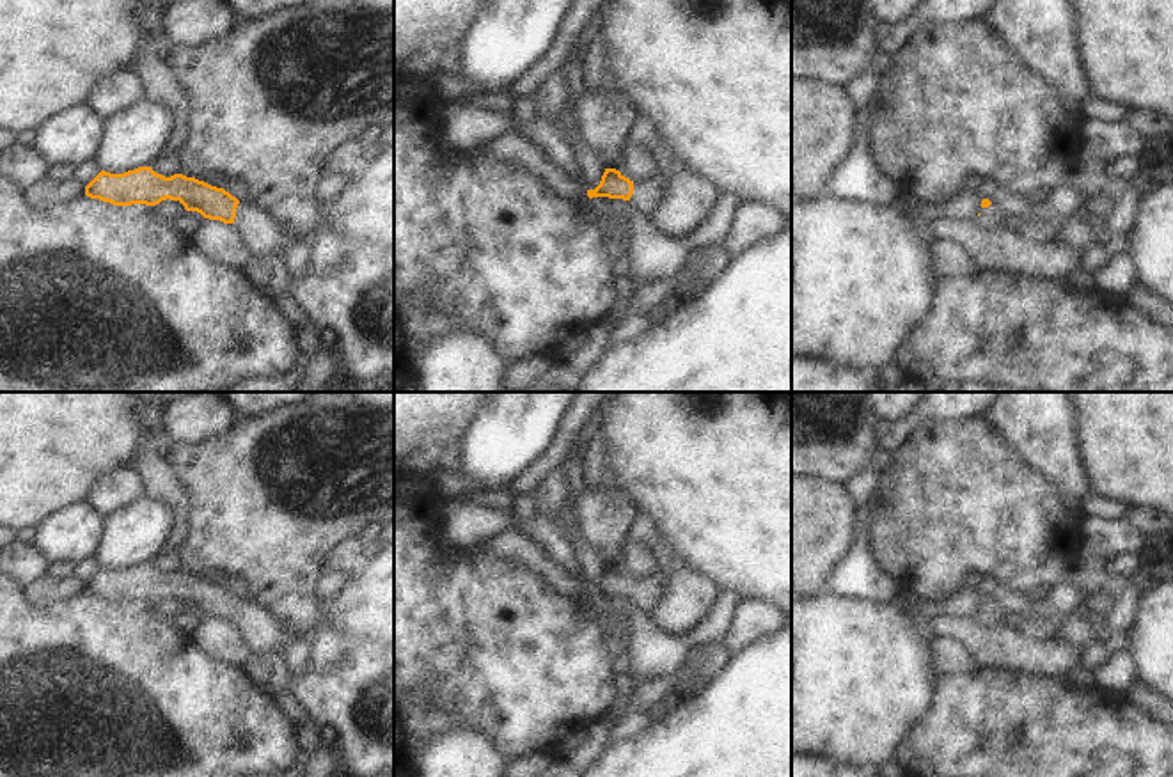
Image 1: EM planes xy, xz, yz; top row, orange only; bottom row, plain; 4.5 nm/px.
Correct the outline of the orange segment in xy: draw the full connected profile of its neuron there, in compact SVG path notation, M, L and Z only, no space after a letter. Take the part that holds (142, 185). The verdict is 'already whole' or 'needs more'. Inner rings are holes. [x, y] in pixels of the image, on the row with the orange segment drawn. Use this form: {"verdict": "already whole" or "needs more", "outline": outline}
{"verdict": "needs more", "outline": "M138 167L124 174L101 170L85 186L85 195L114 206L156 206L167 199L179 200L186 211L197 211L209 220L234 224L245 247L254 255L275 254L282 257L293 241L305 238L305 234L289 234L268 211L250 200L240 202L224 188L183 174L165 177L151 167Z"}

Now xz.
{"verdict": "needs more", "outline": "M603 0L596 35L603 39L605 67L614 69L614 89L646 115L655 126L655 137L665 145L658 172L644 181L630 181L616 169L605 169L600 184L587 197L628 200L635 209L651 215L667 184L667 163L678 160L692 174L708 179L719 193L736 193L740 200L770 204L783 215L791 215L791 0Z"}

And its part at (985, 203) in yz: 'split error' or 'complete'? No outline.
split error

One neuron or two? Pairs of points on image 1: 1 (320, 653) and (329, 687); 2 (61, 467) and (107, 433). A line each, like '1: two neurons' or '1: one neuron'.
1: two neurons
2: one neuron

